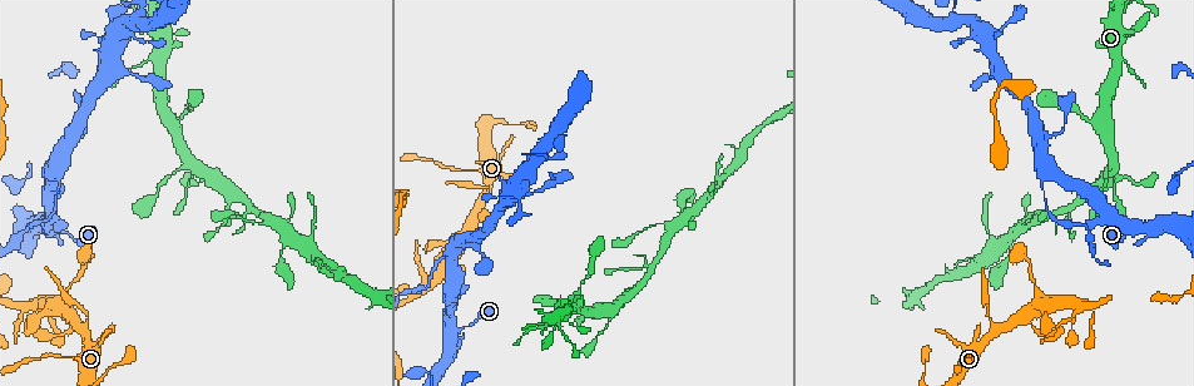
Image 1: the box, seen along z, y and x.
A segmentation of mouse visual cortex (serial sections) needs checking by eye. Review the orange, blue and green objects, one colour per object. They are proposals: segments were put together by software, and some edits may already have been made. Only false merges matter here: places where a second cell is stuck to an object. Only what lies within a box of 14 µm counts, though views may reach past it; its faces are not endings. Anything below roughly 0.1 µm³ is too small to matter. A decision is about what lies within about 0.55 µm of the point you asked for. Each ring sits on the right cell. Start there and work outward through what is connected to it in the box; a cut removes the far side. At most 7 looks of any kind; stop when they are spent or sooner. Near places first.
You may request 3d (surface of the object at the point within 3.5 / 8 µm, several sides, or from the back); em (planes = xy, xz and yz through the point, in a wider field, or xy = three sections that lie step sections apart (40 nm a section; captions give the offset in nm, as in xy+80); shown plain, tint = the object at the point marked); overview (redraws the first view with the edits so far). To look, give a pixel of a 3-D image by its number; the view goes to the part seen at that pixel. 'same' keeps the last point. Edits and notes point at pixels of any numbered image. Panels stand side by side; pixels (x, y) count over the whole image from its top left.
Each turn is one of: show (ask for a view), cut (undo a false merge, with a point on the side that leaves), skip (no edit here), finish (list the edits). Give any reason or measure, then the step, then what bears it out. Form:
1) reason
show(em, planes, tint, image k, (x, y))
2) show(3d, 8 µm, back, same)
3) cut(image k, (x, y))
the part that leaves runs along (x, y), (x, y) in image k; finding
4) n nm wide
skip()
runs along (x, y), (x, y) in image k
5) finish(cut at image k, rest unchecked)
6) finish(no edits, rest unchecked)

show(3d, 3.5 µm, image 1, (1110, 161))

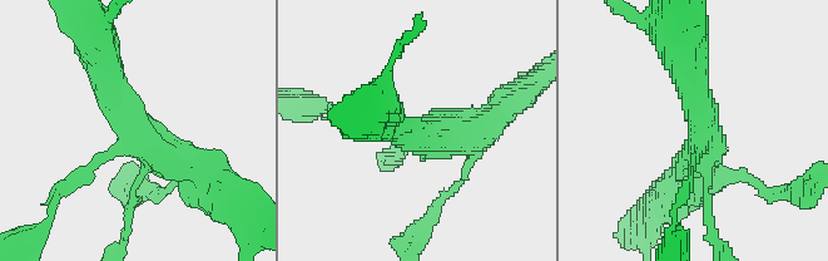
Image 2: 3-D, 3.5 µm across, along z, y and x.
show(em, planes, tint, image 2, (416, 139))

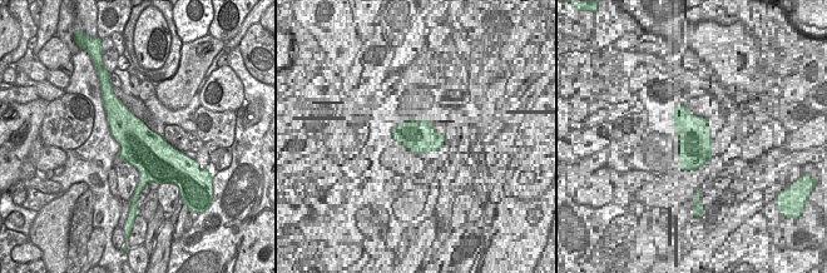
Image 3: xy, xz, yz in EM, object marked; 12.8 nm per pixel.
skip()
runs along (103, 60), (145, 141), (203, 172) in image 2; one cell here

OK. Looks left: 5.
arms part here
show(3d, 3.5 µm, image 1, (55, 174))

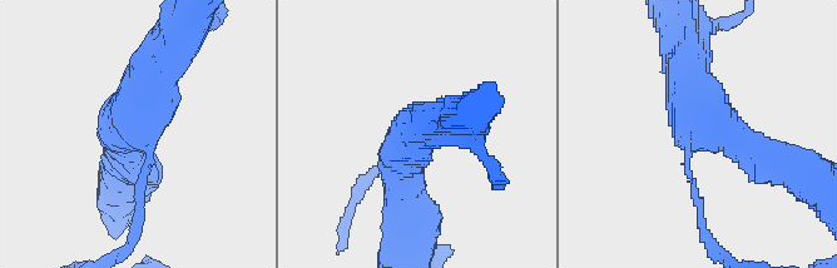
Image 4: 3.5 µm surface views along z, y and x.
shape alone is not enough
show(em, xy, step 5, tint, image 4, (692, 135))

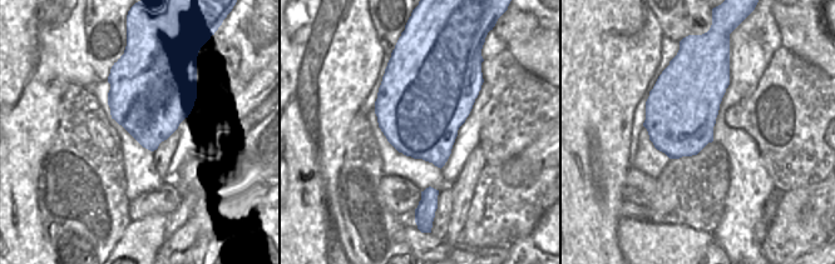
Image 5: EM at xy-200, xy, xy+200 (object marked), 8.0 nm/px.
cut(image 4, (699, 203))
a second cell is stuck on

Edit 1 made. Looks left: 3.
show(3d, 8 µm, image 1, (1032, 327))

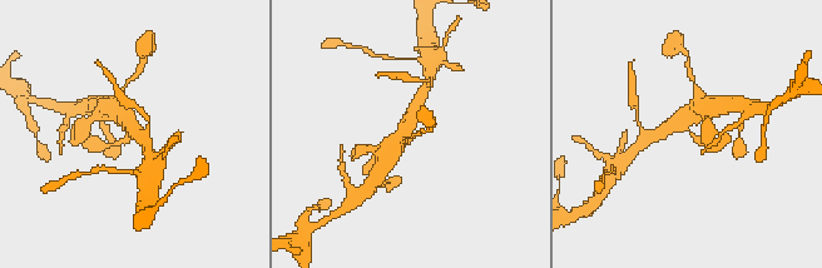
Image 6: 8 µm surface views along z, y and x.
need the tissue
show(em, planes, tint, image 6, (693, 133))

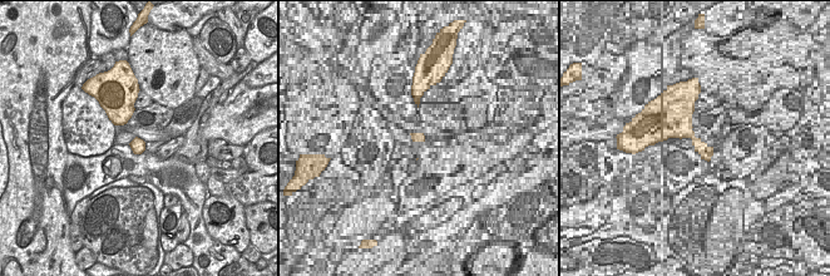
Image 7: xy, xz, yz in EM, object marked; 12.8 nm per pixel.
skip()
runs along (414, 112), (411, 138), (382, 154) in image 6; all the same cell

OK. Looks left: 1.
finish(cut at image 4, rest unchecked)

